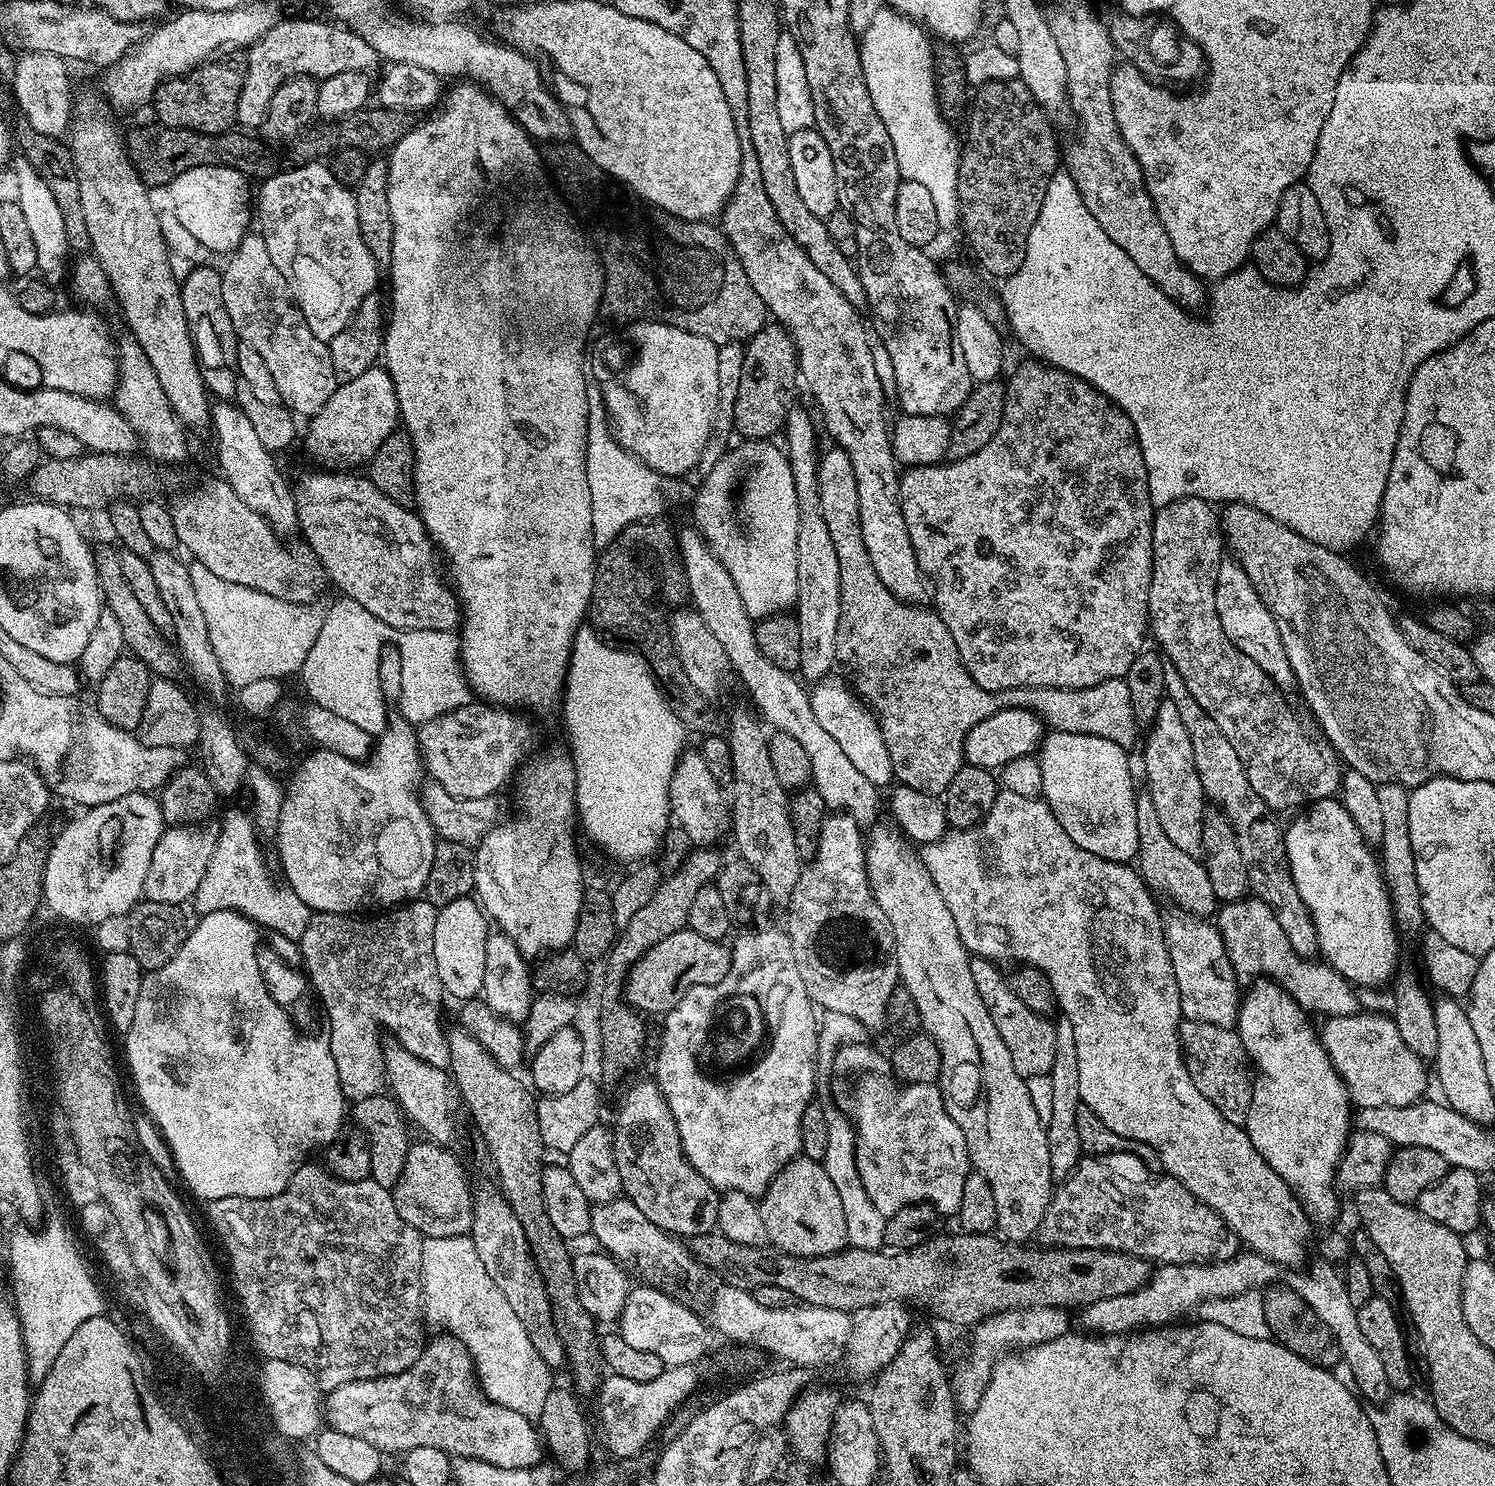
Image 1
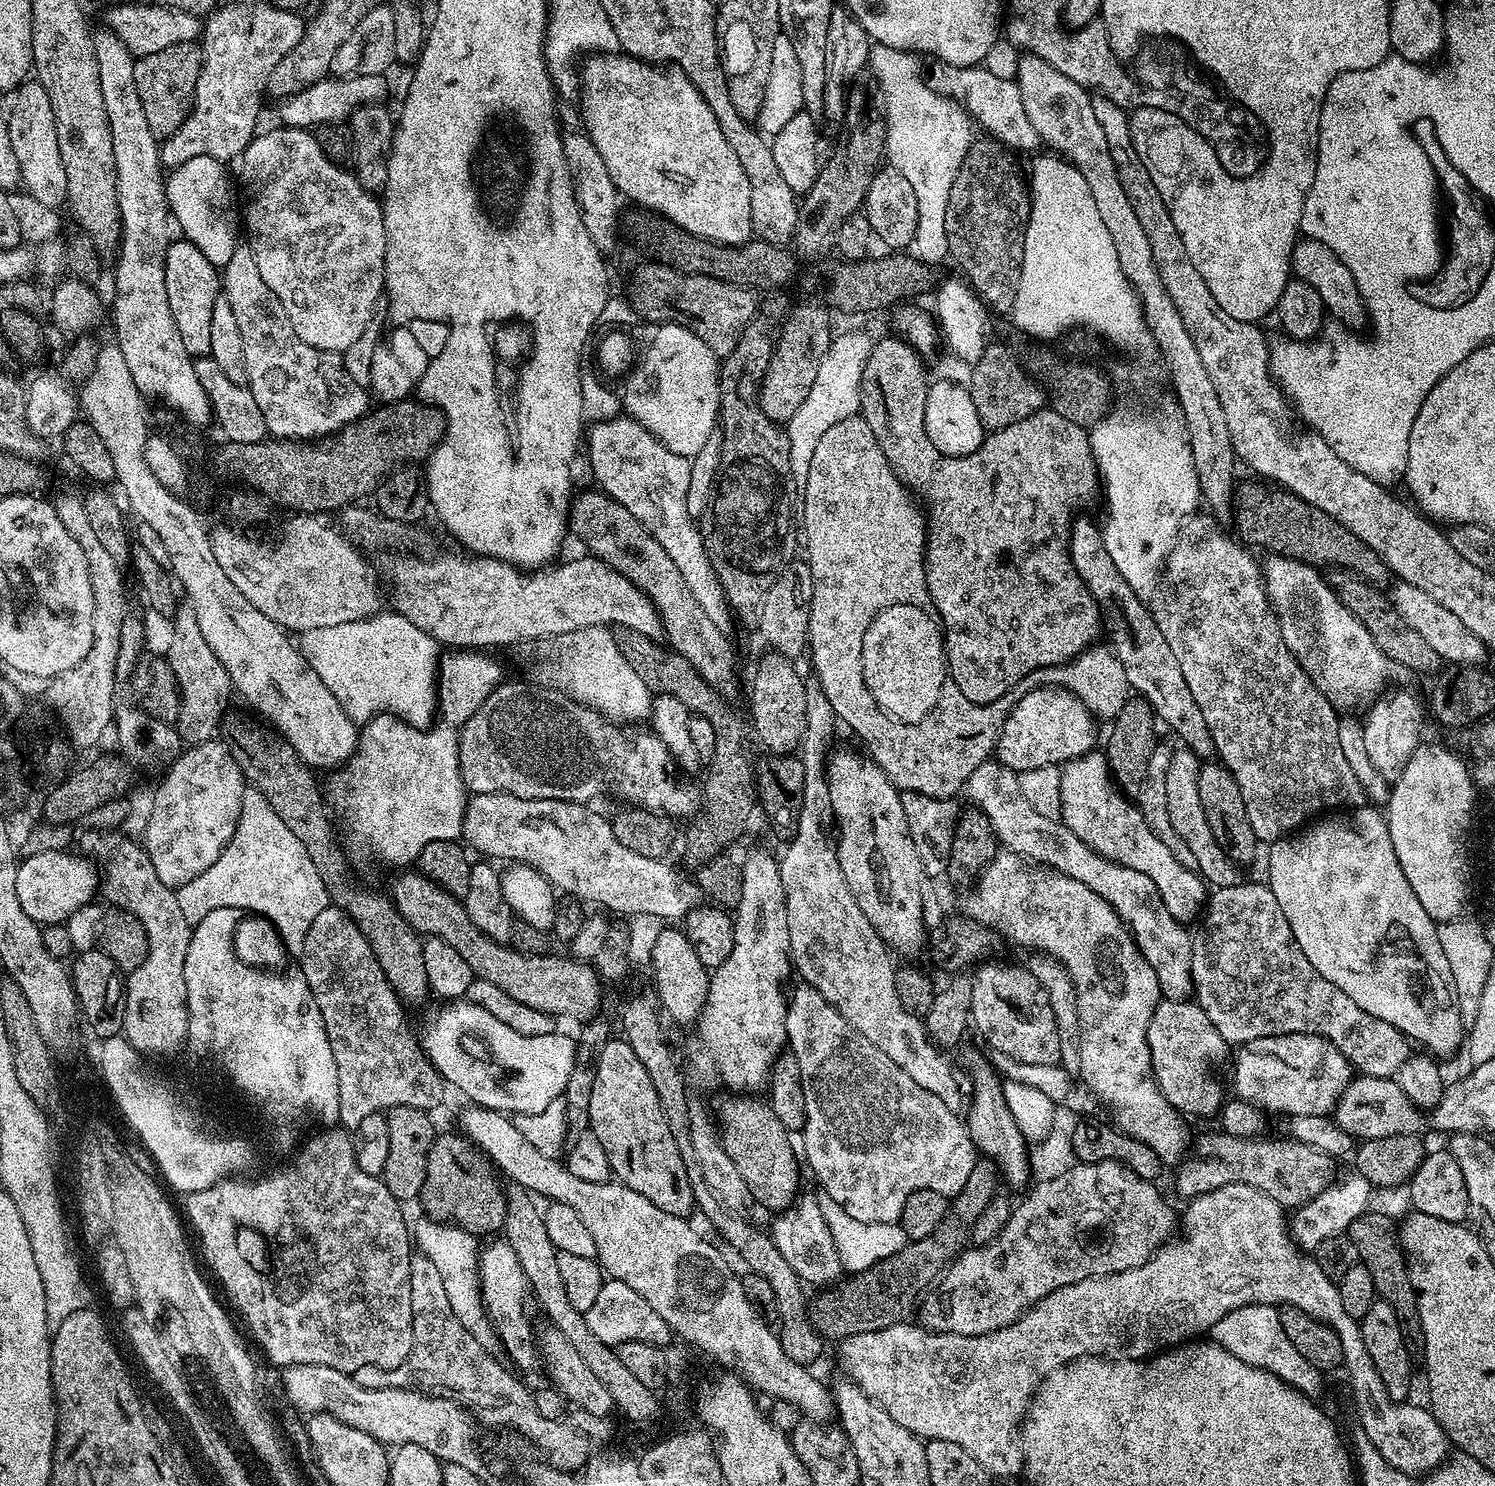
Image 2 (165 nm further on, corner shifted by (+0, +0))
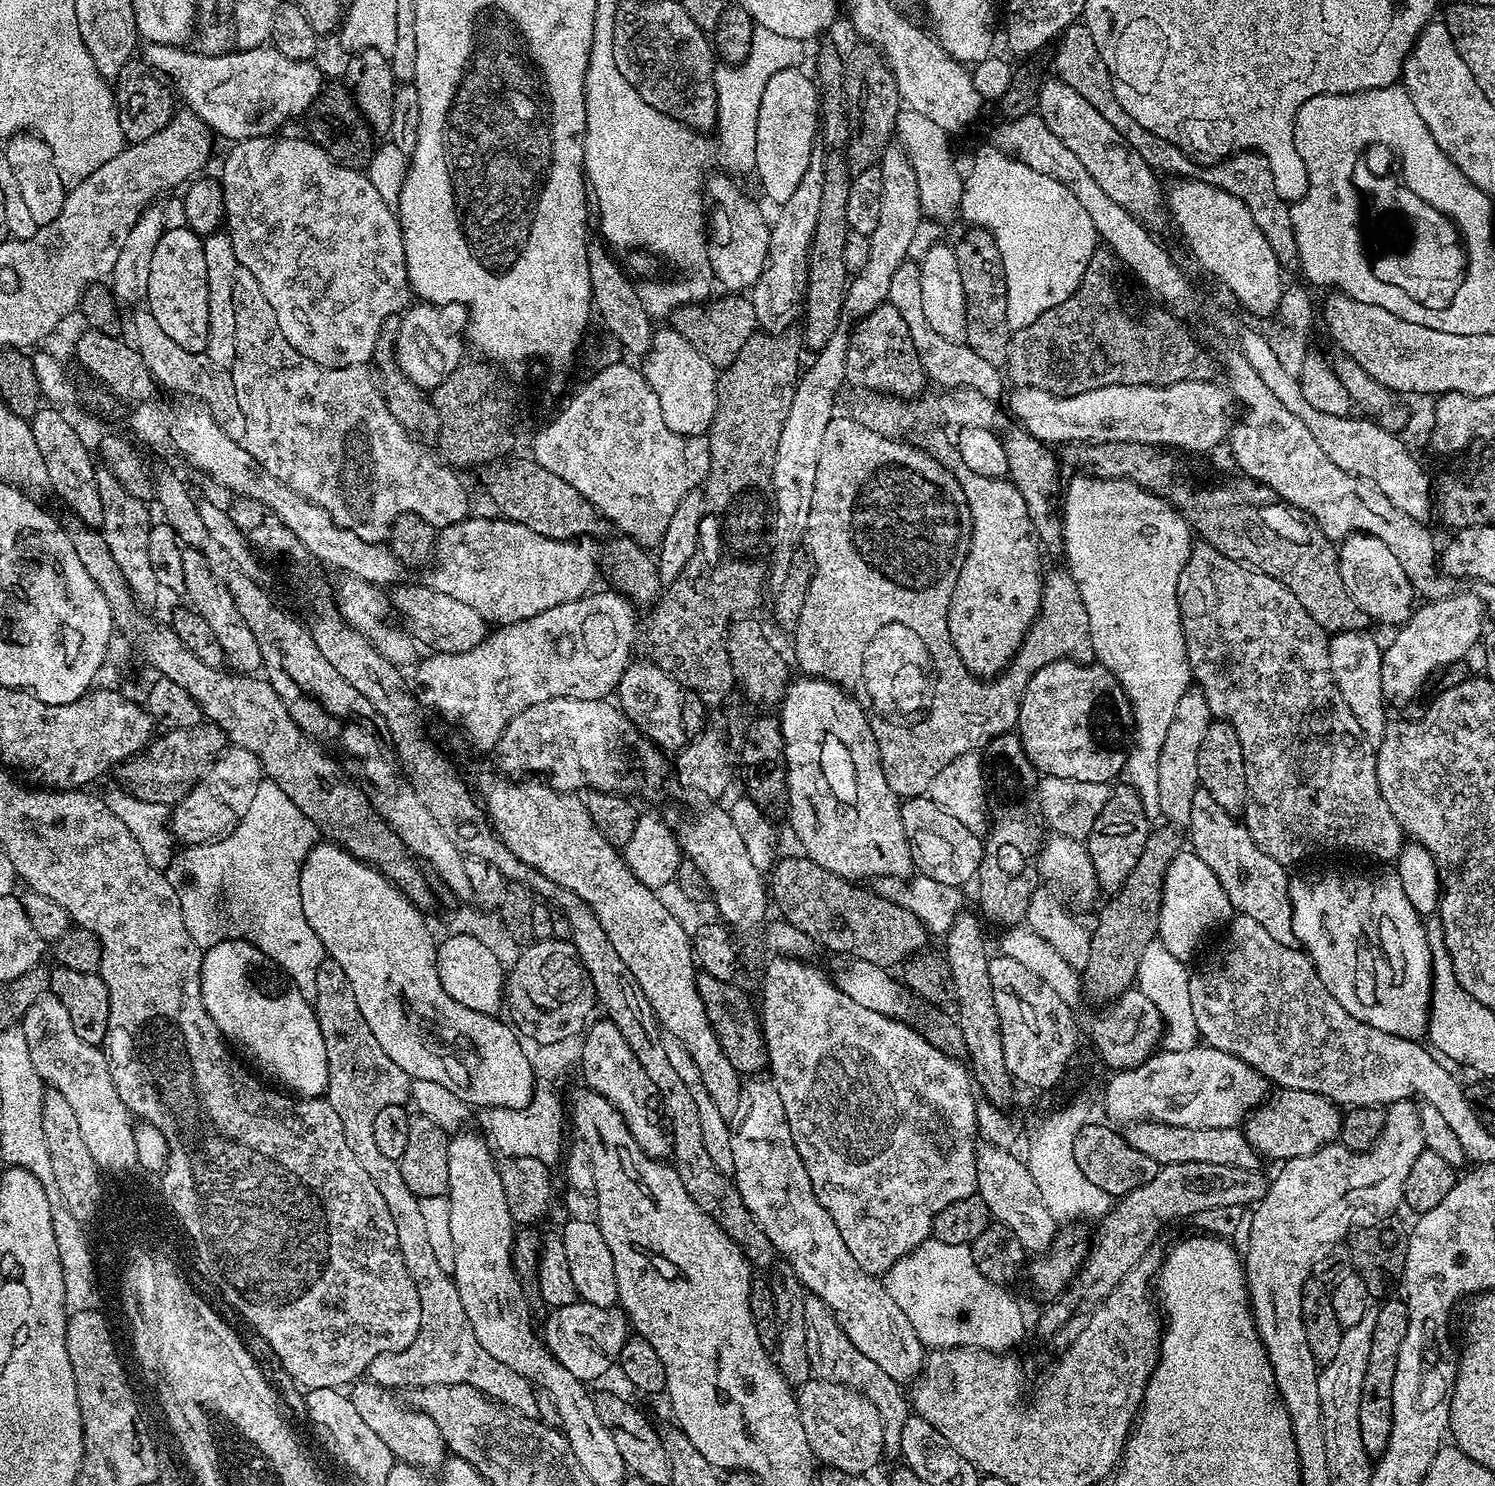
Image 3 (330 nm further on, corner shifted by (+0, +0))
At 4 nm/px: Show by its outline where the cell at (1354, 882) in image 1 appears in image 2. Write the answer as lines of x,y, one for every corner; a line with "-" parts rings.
1376,806
1340,810
1309,823
1299,834
1271,841
1267,848
1266,883
1274,898
1278,898
1278,906
1282,906
1294,938
1302,946
1302,954
1310,958
1310,966
1326,982
1338,986
1342,994
1358,1002
1366,1014
1390,1022
1409,1041
1425,1044
1429,1053
1440,1057
1452,1056
1459,1048
1461,1051
1466,1025
1458,1006
1454,974
1450,974
1450,962
1442,950
1442,942
1438,942
1437,921
1422,910
1418,894
1406,882
1402,862
1398,862
1394,842
1390,842
1385,813

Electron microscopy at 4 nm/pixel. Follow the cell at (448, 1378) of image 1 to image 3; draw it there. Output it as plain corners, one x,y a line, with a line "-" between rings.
325,958
318,966
314,1007
329,1068
326,1098
330,1106
334,1106
334,1114
338,1114
338,1119
342,1121
346,1146
350,1146
354,1158
362,1162
362,1170
370,1174
370,1182
378,1186
378,1194
382,1194
390,1209
394,1230
398,1230
398,1250
402,1254
402,1262
406,1262
406,1270
418,1290
418,1302
422,1302
422,1326
418,1330
418,1338
414,1338
406,1350
374,1358
368,1367
367,1379
389,1390
468,1384
501,1404
535,1409
534,1385
522,1378
522,1374
514,1374
510,1366
502,1366
502,1362
490,1358
490,1354
482,1350
482,1342
474,1338
470,1318
466,1318
462,1298
458,1298
456,1281
449,1272
442,1270
442,1266
438,1266
438,1258
434,1258
434,1249
430,1247
422,1219
420,1197
412,1193
410,1186
406,1186
399,1163
386,1158
386,1154
374,1146
374,1114
378,1114
382,1106
407,1105
412,1080
402,1066
390,1062
386,1050
378,1046
378,1038
374,1038
370,1026
366,1026
366,1018
362,1018
362,1010
358,1010
358,1002
354,1002
354,990
350,990
350,982
342,966
338,966
334,959

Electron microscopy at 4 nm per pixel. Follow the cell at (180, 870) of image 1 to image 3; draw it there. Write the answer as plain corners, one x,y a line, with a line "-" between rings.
229,747
212,763
208,773
201,778
188,794
174,805
170,812
172,835
181,845
206,844
219,840
231,832
242,814
250,807
254,790
258,790
262,773
258,758
250,750

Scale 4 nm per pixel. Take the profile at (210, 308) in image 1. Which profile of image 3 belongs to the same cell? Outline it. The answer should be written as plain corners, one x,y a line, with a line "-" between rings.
185,226
170,229
158,238
154,259
150,261
150,286
146,297
148,312
162,326
162,334
170,342
178,342
182,350
206,350
206,330
210,318
208,291
206,290
206,254
201,236

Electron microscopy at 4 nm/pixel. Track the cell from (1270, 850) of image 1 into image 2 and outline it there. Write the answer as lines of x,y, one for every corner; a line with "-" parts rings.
1088,514
1077,515
1072,521
1068,553
1074,570
1100,606
1107,643
1126,670
1129,689
1152,705
1153,713
1184,739
1181,741
1192,753
1201,758
1215,757
1216,747
1210,726
1206,726
1206,718
1202,718
1202,710
1198,710
1194,694
1190,694
1190,686
1186,686
1186,678
1178,666
1178,658
1174,658
1174,650
1170,650
1162,630
1158,630
1149,605
1148,608
1144,605
1145,601
1128,585
1126,578
1118,574
1118,566
1114,566
1110,554
1106,554
1101,525
1084,515

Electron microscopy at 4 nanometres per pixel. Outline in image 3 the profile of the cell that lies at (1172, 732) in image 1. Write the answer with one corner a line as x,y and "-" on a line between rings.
1197,790
1194,794
1194,806
1190,814
1190,822
1186,836
1192,839
1191,851
1195,852
1210,870
1214,870
1214,878
1222,882
1222,890
1226,890
1226,898
1230,898
1233,909
1241,916
1254,918
1282,946
1293,946
1297,943
1292,925
1292,903
1288,893
1290,879
1285,865
1279,864
1270,854
1266,854
1254,842
1248,828
1233,813
1222,810
1210,794

